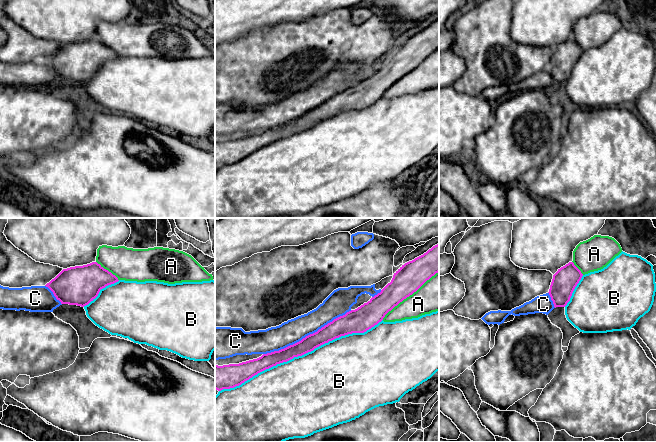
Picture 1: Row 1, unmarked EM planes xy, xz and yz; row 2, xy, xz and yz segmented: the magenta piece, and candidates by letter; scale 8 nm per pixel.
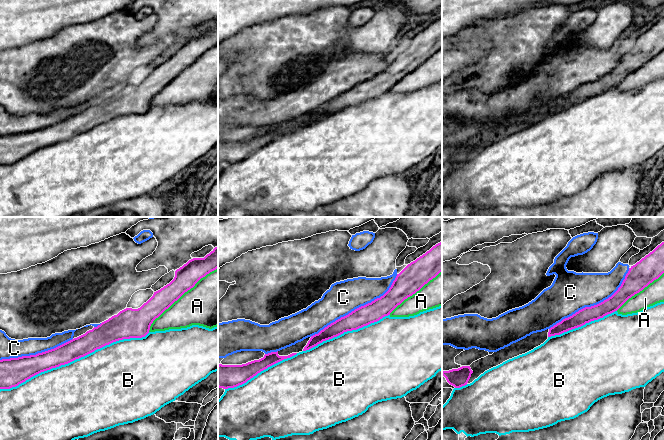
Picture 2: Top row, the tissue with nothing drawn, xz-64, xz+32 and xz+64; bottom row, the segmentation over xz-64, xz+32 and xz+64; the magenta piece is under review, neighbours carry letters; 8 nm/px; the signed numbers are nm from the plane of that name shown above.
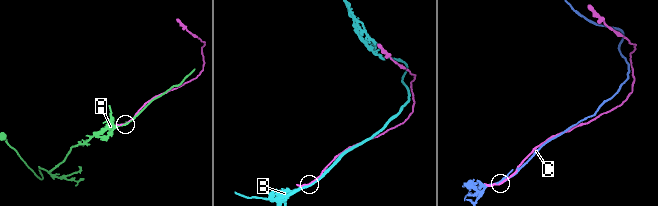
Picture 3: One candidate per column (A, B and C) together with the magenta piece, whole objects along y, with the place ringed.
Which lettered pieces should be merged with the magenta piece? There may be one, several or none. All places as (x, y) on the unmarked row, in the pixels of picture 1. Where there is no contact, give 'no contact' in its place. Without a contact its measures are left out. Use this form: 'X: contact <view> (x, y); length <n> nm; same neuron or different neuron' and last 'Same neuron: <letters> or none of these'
A: contact xz (409, 71); length 600 nm; different neuron
B: contact xz (300, 131); length 1450 nm; different neuron
C: contact xz (308, 111); length 800 nm; different neuron
Same neuron: none of these

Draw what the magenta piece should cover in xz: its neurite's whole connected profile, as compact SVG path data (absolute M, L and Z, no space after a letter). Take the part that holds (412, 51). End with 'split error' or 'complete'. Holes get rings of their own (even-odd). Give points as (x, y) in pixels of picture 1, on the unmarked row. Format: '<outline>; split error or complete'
M439 20L402 41L394 49L391 58L367 79L334 95L301 117L239 140L223 142L215 140L215 165L221 167L234 164L266 145L302 132L336 114L366 108L381 98L389 87L416 68L438 48Z; complete

